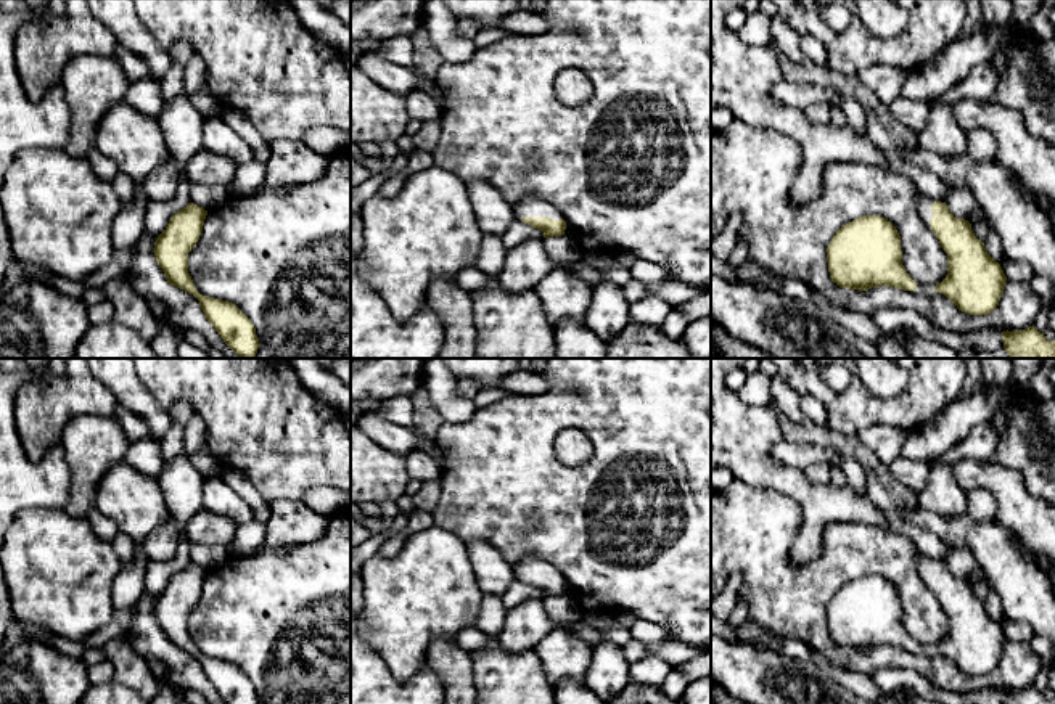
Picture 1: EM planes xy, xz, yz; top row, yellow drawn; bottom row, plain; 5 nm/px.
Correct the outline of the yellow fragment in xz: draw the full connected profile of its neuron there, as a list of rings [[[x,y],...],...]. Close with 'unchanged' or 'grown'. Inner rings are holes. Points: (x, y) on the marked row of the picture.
[[[528,198],[513,207],[515,219],[539,228],[544,238],[561,236],[566,230],[566,222],[548,203]]]; grown

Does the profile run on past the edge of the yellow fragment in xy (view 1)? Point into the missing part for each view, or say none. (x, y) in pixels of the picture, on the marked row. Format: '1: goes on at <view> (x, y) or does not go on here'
1: does not go on here

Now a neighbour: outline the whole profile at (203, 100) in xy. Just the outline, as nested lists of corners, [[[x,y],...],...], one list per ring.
[[[206,85],[201,87],[198,92],[191,93],[190,101],[199,113],[224,109]]]

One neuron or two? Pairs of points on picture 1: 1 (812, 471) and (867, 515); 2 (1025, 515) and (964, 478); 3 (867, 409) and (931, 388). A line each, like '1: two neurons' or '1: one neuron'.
1: two neurons
2: one neuron
3: one neuron

